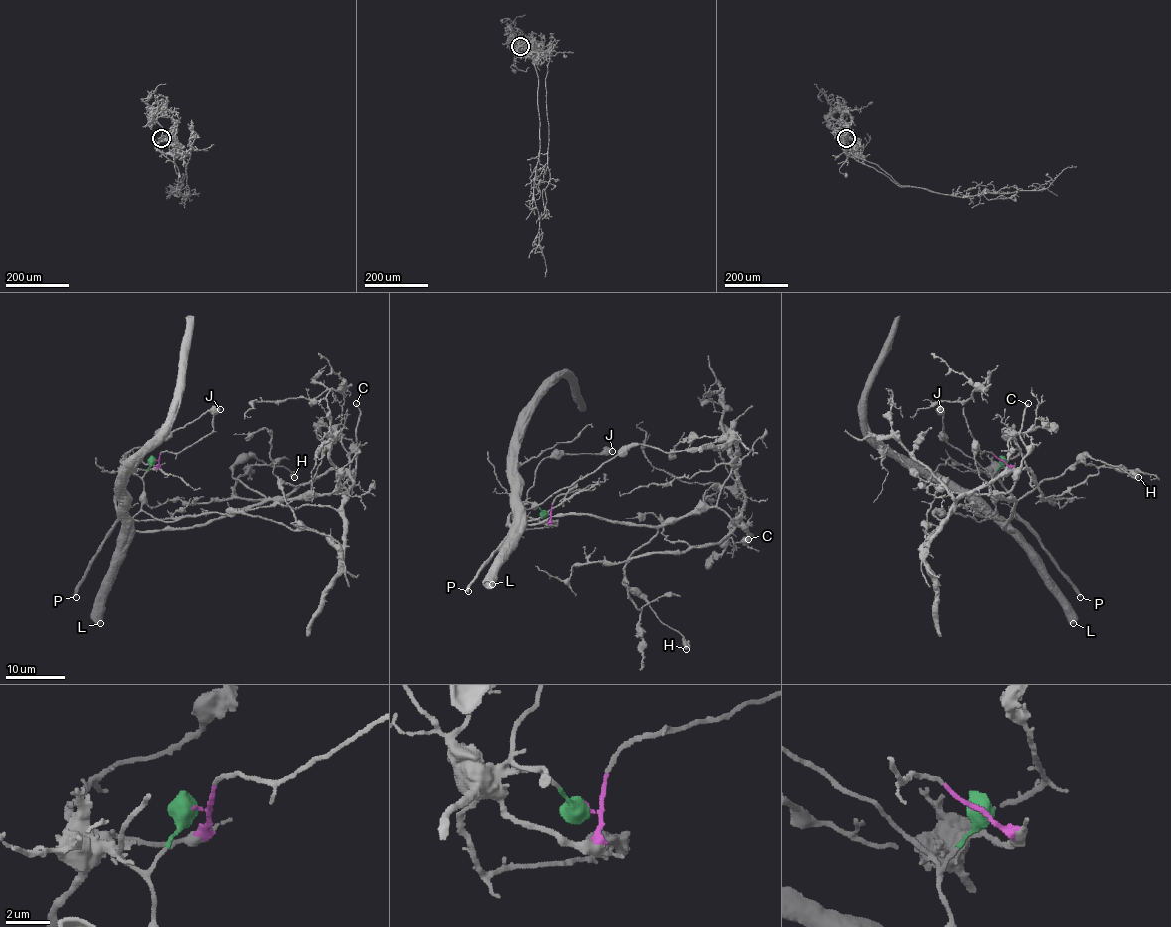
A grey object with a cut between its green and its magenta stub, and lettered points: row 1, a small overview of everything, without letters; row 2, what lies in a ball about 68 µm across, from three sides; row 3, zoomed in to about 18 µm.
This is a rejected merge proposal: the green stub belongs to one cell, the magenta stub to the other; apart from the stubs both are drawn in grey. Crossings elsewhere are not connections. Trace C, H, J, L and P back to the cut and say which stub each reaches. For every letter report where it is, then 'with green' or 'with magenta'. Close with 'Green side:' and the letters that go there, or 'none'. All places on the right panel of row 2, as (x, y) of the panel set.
C: place (1028, 403); with green
H: place (1138, 477); with green
J: place (940, 409); with green
L: place (1073, 623); with green
P: place (1080, 597); with magenta
Green side: C, H, J, L

